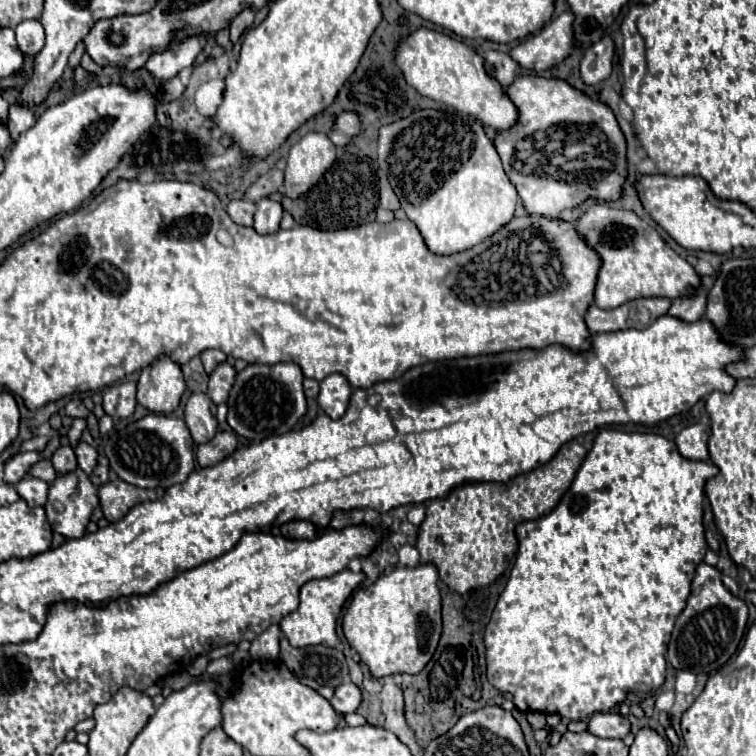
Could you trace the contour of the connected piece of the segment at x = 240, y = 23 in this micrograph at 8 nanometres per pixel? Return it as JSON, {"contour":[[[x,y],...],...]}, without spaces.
{"contour":[[[245,7],[233,21],[231,21],[231,41],[237,43],[241,33],[253,25],[253,9]]]}

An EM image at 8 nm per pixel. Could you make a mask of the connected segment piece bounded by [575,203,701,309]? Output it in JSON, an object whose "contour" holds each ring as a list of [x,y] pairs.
{"contour":[[[591,205],[577,221],[577,233],[583,241],[601,257],[601,269],[597,275],[593,303],[601,309],[615,309],[625,301],[639,297],[669,297],[683,295],[689,287],[701,283],[695,269],[681,259],[659,233],[641,221],[633,211],[615,209],[609,205]]]}

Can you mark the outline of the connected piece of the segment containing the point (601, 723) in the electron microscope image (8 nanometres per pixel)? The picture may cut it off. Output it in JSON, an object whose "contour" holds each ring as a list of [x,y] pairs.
{"contour":[[[593,713],[587,731],[595,737],[613,737],[623,739],[629,733],[629,719],[613,713]]]}

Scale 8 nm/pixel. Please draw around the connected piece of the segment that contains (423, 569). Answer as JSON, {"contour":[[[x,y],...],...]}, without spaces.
{"contour":[[[421,563],[417,567],[395,567],[391,573],[381,575],[375,583],[357,589],[347,613],[343,615],[343,633],[351,647],[361,655],[361,661],[369,667],[373,677],[385,677],[395,673],[419,673],[433,657],[441,635],[441,593],[439,573],[433,563]]]}

